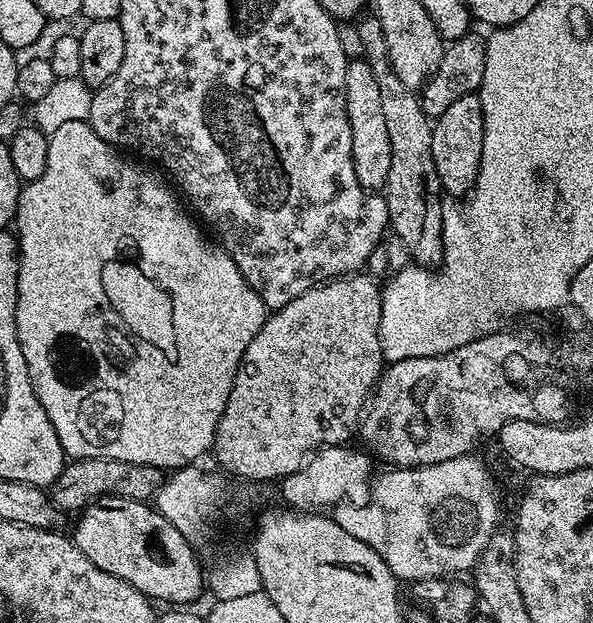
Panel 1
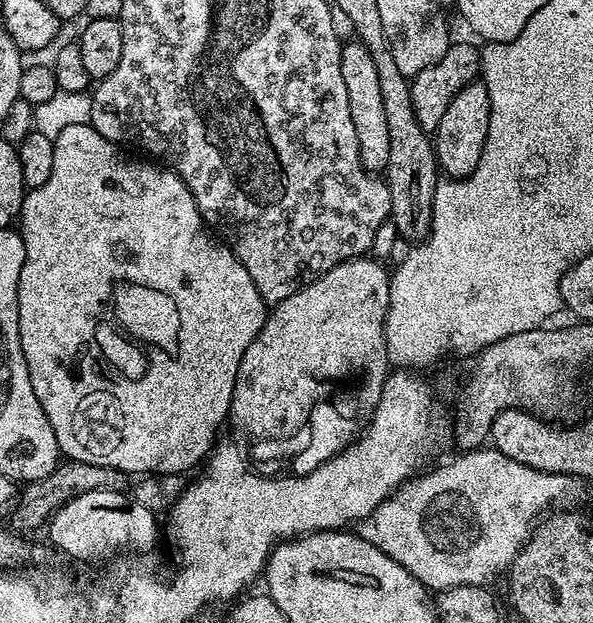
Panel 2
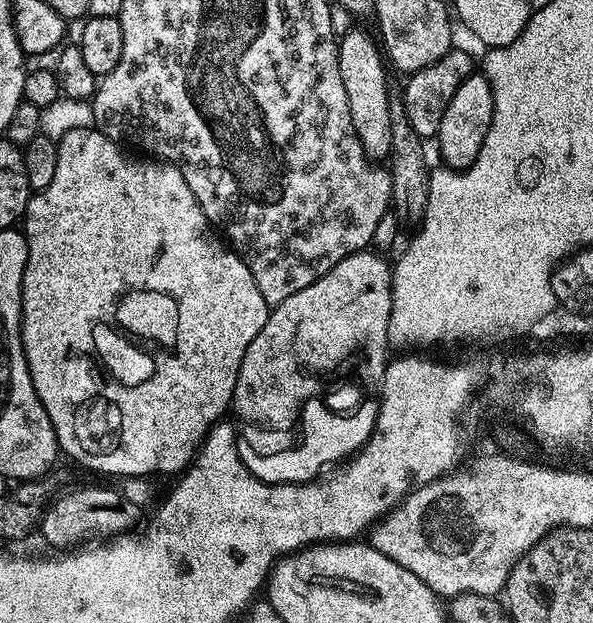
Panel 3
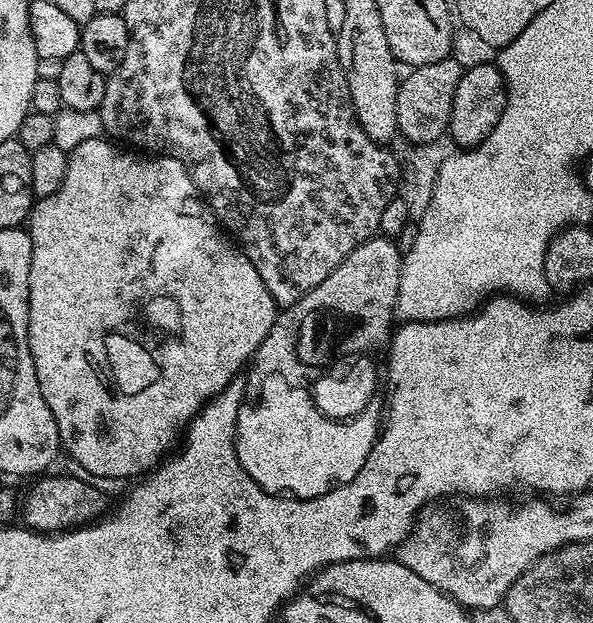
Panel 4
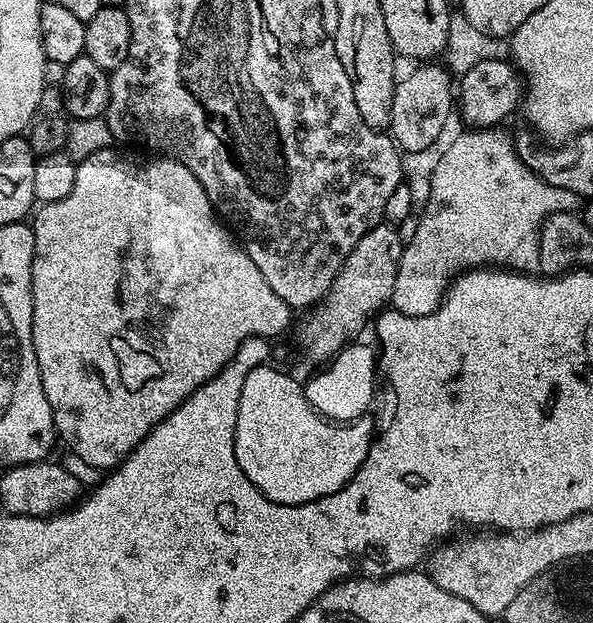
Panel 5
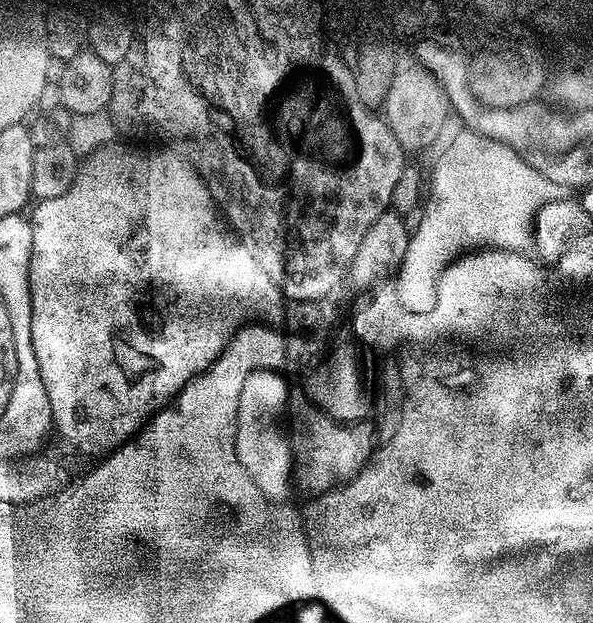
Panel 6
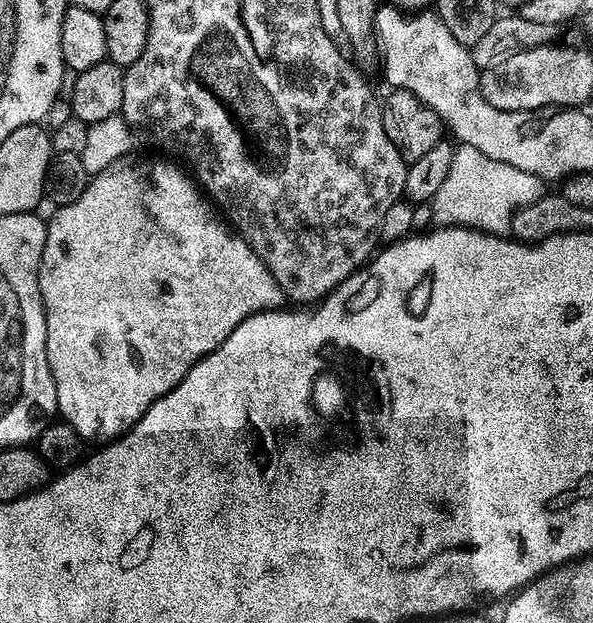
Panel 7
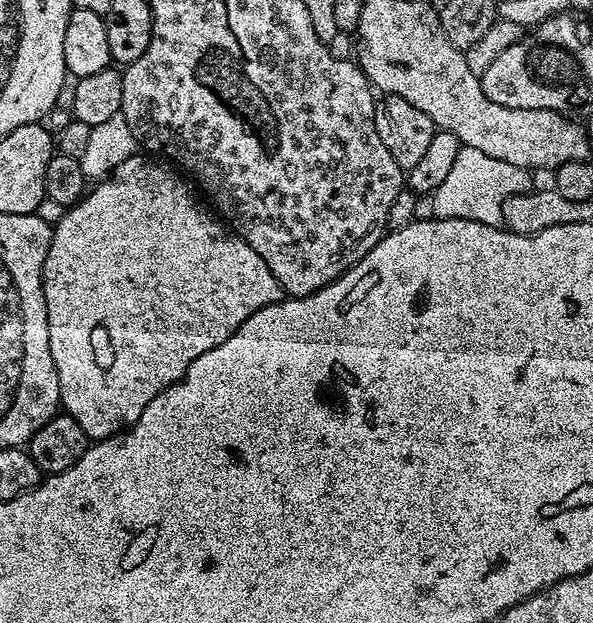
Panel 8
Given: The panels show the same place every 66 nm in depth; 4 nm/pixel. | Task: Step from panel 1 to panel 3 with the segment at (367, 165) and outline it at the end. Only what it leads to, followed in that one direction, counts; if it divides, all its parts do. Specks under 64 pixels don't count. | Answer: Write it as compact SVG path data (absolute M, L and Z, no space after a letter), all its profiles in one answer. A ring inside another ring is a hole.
M359 30L350 31L341 37L338 66L342 70L342 82L346 86L346 102L350 102L350 122L354 122L354 130L362 142L365 154L373 161L380 162L392 150L390 106L394 100L393 97L388 97L389 69L386 67L385 53L381 45L373 40Z

